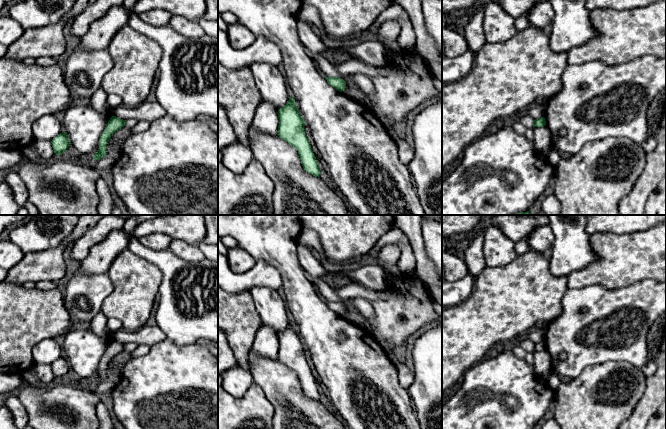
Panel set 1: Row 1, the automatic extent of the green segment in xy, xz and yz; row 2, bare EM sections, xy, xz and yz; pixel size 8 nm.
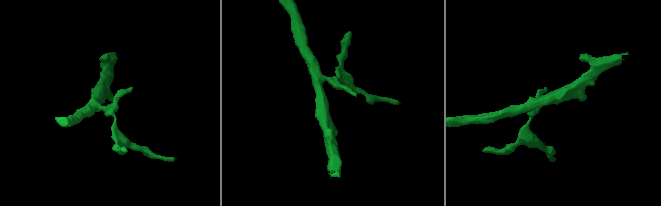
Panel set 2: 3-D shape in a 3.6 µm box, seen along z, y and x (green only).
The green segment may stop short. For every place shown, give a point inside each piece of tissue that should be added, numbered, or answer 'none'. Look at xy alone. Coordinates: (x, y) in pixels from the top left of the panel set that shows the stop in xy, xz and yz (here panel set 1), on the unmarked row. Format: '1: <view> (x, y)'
none

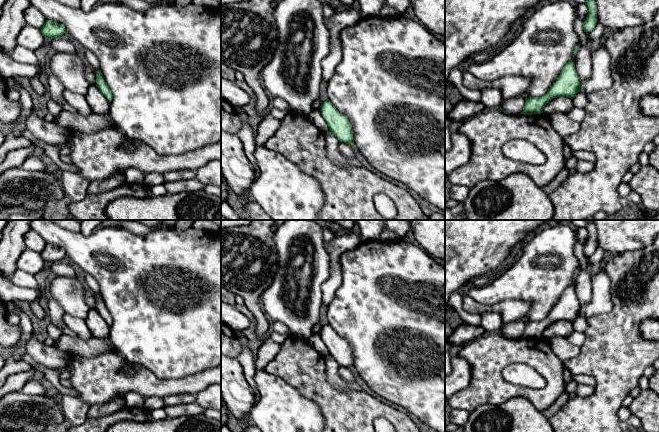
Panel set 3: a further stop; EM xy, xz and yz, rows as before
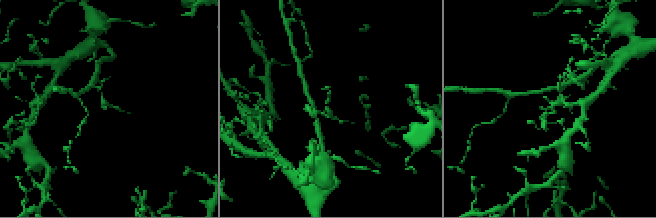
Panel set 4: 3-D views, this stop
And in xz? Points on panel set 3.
none

